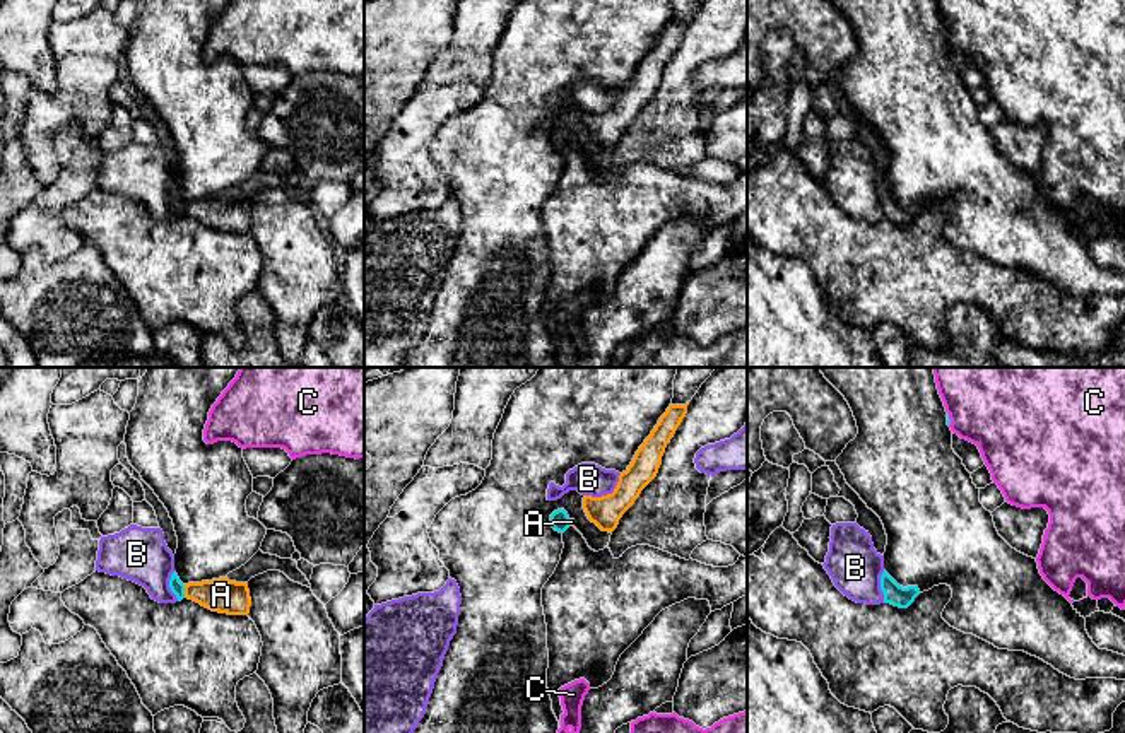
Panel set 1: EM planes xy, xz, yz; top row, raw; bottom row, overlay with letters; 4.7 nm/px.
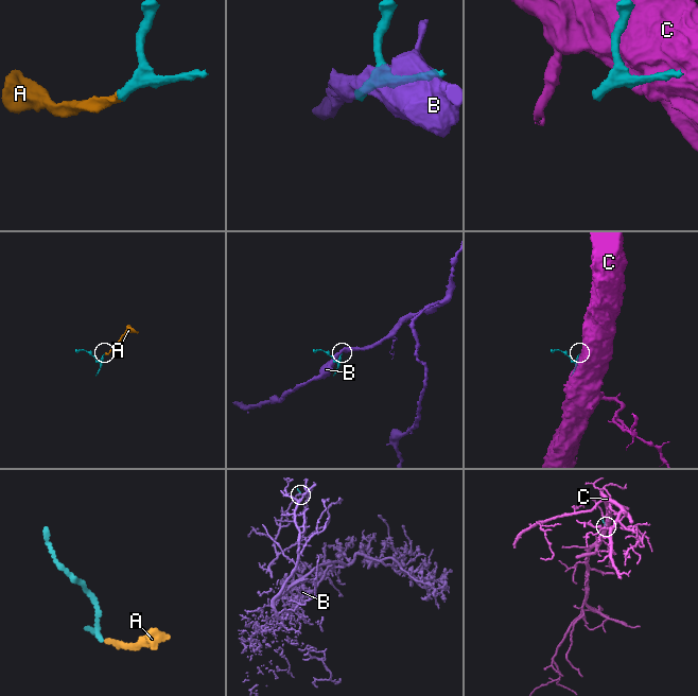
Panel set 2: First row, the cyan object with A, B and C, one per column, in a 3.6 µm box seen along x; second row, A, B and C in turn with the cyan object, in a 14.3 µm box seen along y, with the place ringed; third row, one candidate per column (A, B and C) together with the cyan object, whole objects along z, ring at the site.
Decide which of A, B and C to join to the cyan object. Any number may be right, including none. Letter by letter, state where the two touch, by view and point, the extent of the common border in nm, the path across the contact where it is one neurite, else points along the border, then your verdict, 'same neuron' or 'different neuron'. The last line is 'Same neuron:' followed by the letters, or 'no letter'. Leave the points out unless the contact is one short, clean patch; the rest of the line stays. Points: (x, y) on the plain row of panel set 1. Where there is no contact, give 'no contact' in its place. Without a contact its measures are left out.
A: meets cyan in xy at (183, 209); contact 60 nm long; runs through xy (176, 204), (183, 209), (221, 212); same neuron
B: meets cyan in yz at (881, 204); contact 150 nm long; border along yz (884, 188), (881, 193), (883, 219); different neuron
C: meets cyan in yz at (949, 36); contact 60 nm long; different neuron
Same neuron: A

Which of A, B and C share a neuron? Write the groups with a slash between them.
A / B / C

